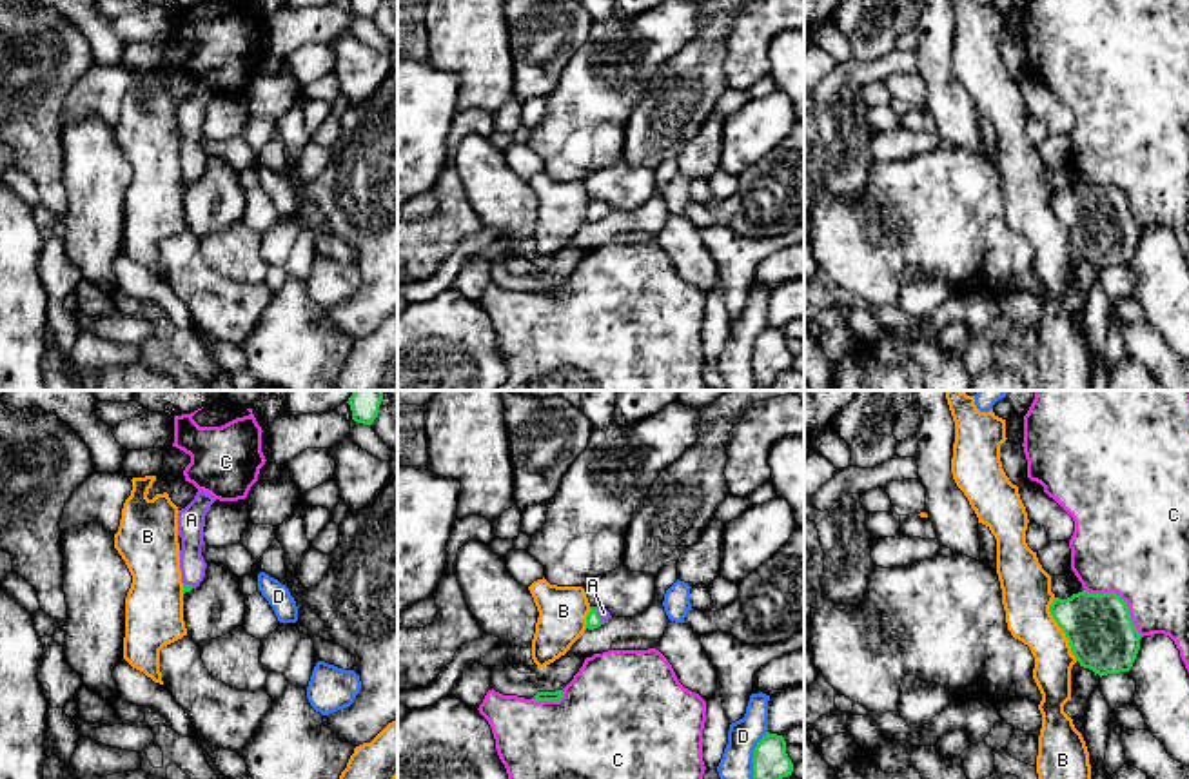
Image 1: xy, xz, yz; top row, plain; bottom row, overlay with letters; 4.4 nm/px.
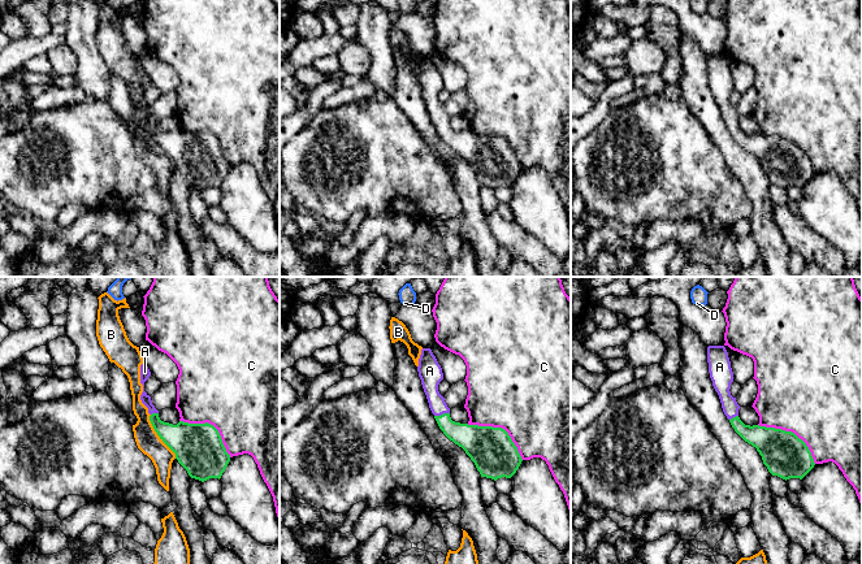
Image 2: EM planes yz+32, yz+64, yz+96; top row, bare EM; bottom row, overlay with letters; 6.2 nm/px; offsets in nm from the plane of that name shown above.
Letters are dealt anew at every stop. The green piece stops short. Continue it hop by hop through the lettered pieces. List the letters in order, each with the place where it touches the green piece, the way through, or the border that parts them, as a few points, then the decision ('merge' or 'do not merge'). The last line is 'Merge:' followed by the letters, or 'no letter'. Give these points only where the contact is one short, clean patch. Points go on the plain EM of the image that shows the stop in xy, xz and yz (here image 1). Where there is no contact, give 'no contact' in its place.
A: contact xz (598, 207); way xz (592, 213), (598, 207), (603, 206); merge
B: contact yz (1061, 220); do not merge
C: contact yz (1122, 193); do not merge
D: contact xz (754, 358); do not merge
Merge: A

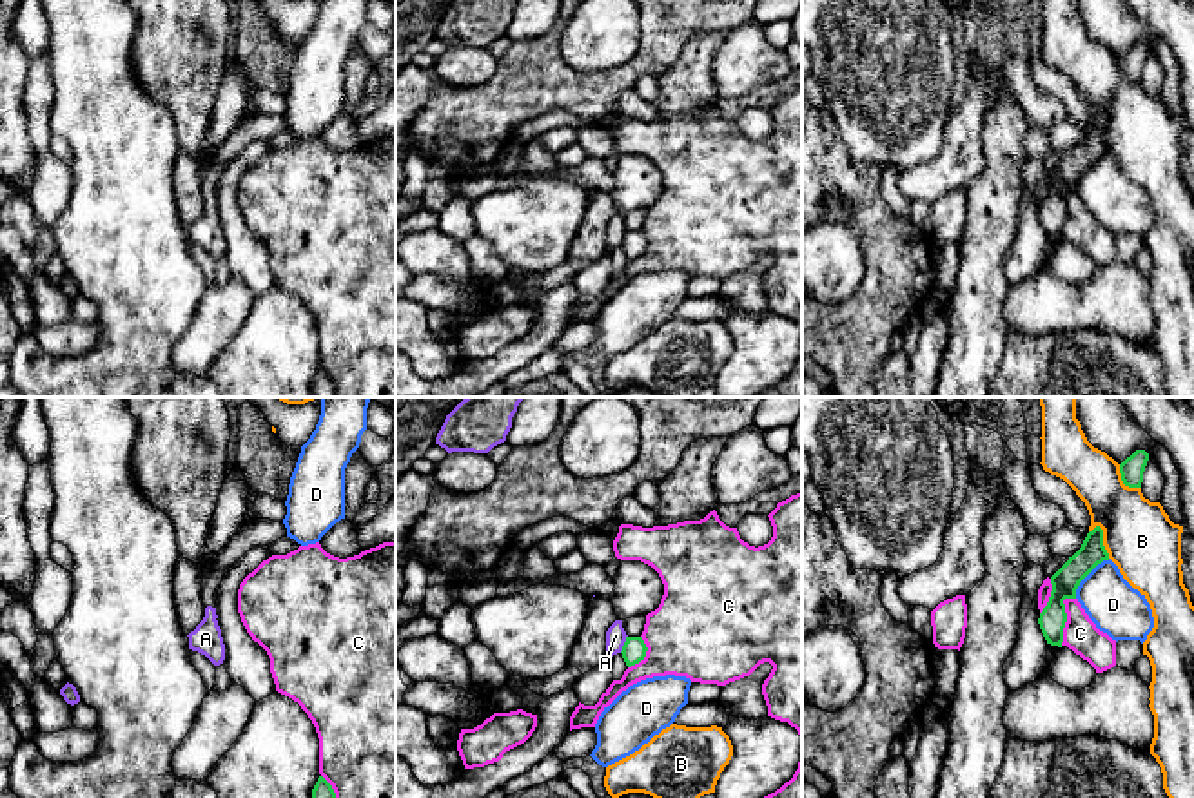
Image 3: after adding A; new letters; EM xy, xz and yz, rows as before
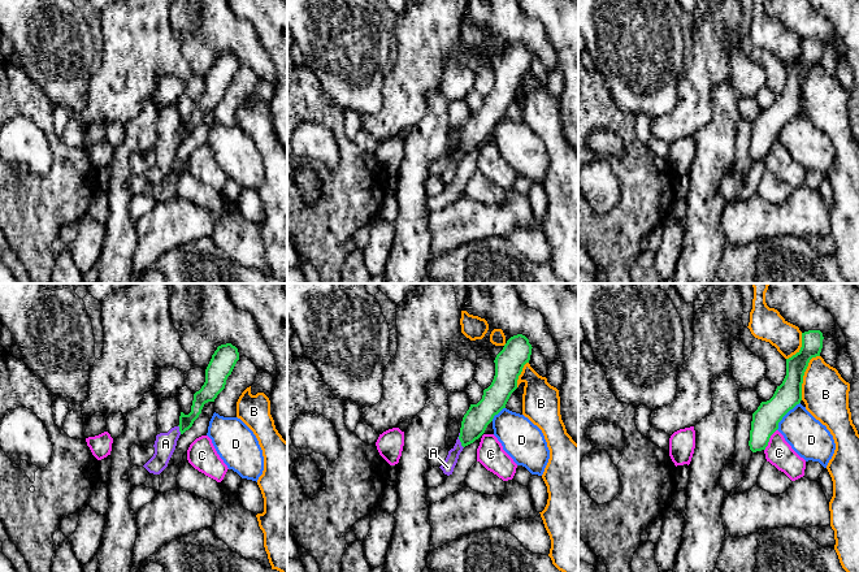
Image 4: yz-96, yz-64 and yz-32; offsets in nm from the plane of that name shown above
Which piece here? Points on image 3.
A: contact xz (625, 238); border xz (626, 229), (619, 245); do not merge
B: contact yz (1102, 135); do not merge
C: contact yz (1066, 211); do not merge
D: contact yz (1087, 167); border yz (1109, 153), (1104, 153), (1080, 176), (1075, 191); do not merge
Merge: no letter

